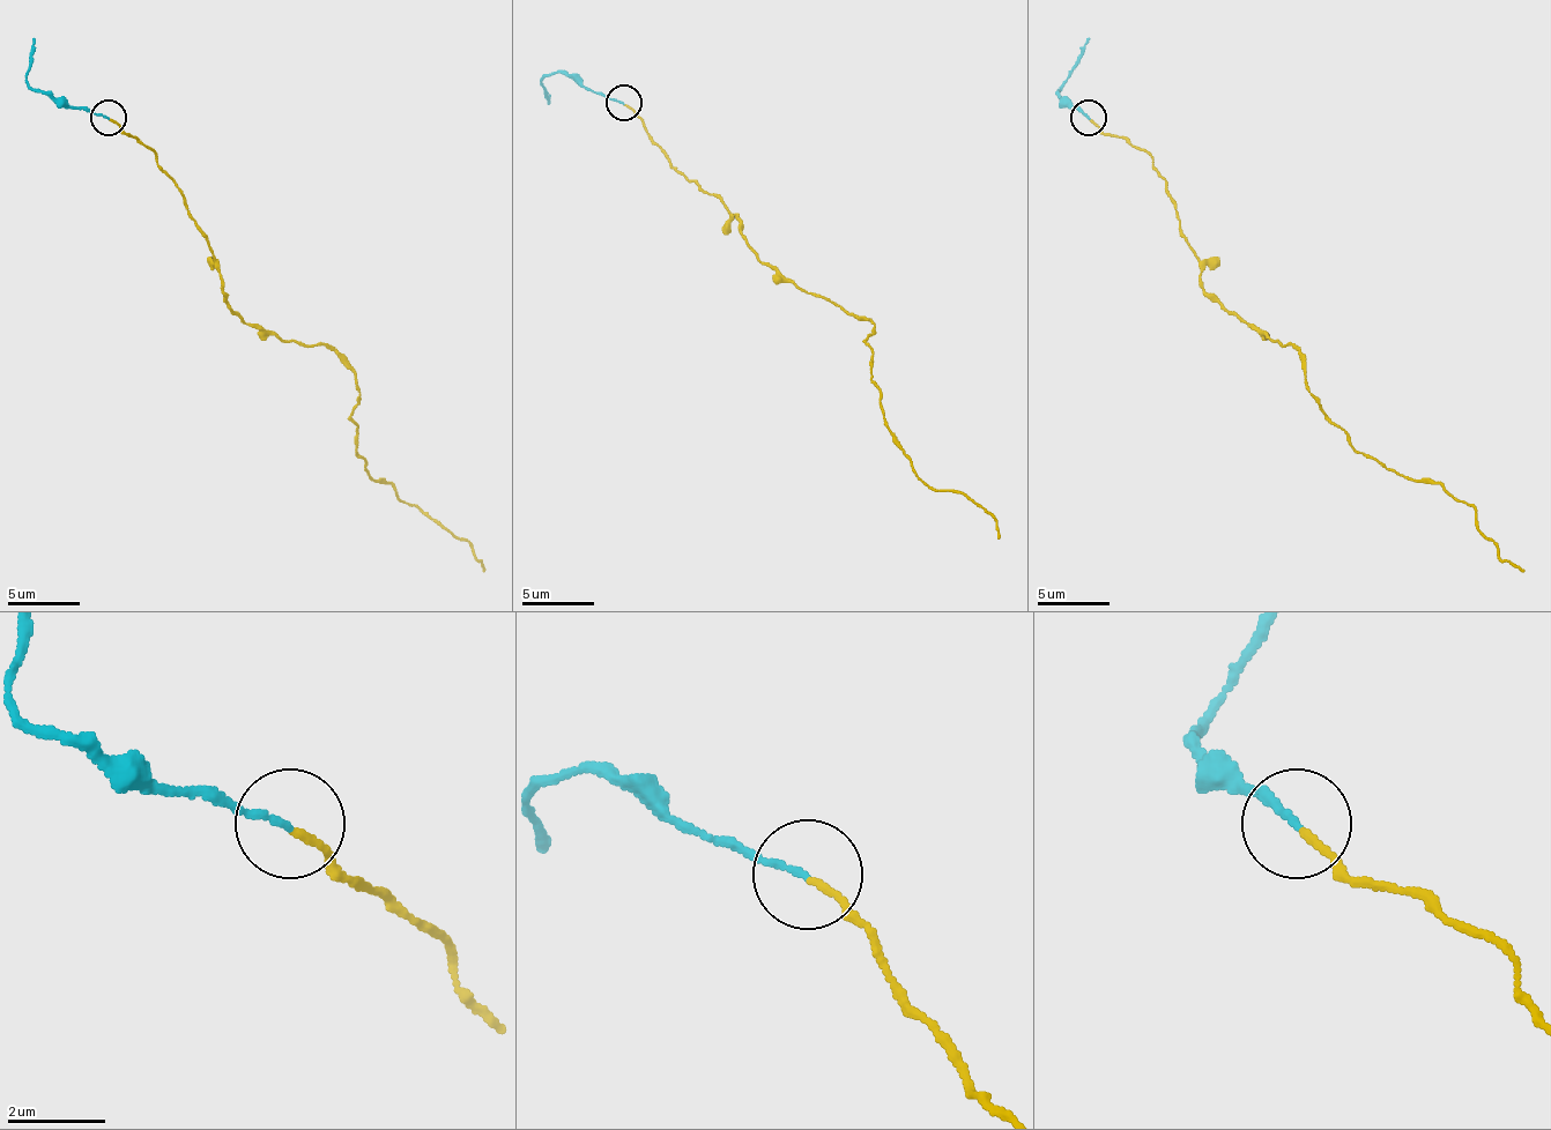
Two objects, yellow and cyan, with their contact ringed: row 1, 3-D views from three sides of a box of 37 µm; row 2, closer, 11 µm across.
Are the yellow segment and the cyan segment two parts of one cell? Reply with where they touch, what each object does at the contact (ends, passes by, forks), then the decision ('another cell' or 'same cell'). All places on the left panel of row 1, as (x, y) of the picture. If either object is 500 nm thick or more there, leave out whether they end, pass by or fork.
at (109, 117); yellow ends there; cyan ends there; same cell

